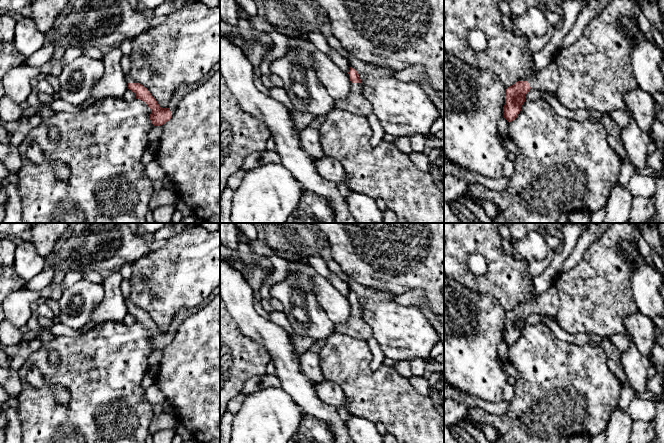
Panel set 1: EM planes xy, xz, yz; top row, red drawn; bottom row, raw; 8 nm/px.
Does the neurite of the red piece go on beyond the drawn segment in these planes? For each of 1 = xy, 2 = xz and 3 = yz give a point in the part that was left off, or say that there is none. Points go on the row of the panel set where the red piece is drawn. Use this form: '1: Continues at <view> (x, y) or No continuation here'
1: Continues at xy (183, 89)
2: Continues at xz (356, 103)
3: Continues at yz (547, 79)

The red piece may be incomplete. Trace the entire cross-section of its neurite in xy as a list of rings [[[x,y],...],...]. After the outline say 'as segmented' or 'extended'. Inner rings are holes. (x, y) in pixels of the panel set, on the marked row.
[[[218,62],[211,71],[205,75],[199,82],[192,84],[181,84],[173,93],[167,108],[161,108],[156,99],[151,95],[146,87],[136,83],[131,75],[126,75],[128,89],[135,93],[136,99],[144,101],[147,106],[152,110],[150,114],[151,123],[154,126],[161,126],[169,121],[174,114],[175,109],[179,105],[181,99],[190,91],[198,88],[203,82],[207,81],[218,69],[220,62]]]; extended

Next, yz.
[[[553,60],[545,68],[539,70],[535,76],[527,78],[525,81],[518,81],[514,85],[507,87],[503,117],[508,122],[512,122],[517,118],[525,102],[525,95],[530,89],[555,93],[559,82],[559,72]]]; extended

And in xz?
[[[351,67],[348,74],[351,81],[350,94],[347,99],[336,100],[334,108],[346,110],[365,117],[373,114],[371,103],[362,95],[362,88],[360,85],[361,79],[359,74]]]; extended

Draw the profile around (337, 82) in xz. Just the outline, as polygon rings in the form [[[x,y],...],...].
[[[315,49],[313,69],[328,94],[336,100],[347,99],[351,90],[348,73],[341,70],[328,56]]]

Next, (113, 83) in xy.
[[[119,46],[107,49],[104,52],[102,60],[104,73],[92,89],[90,100],[95,102],[108,97],[122,98],[126,93],[128,83],[120,63],[122,57],[123,53]]]

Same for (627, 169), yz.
[[[620,158],[620,161],[621,161],[621,168],[620,168],[618,182],[620,184],[626,185],[630,177],[635,173],[635,167],[630,162],[630,160],[624,160]]]

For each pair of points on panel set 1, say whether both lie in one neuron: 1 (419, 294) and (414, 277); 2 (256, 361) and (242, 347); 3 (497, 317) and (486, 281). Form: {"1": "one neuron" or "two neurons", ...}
{"1": "two neurons", "2": "one neuron", "3": "two neurons"}

